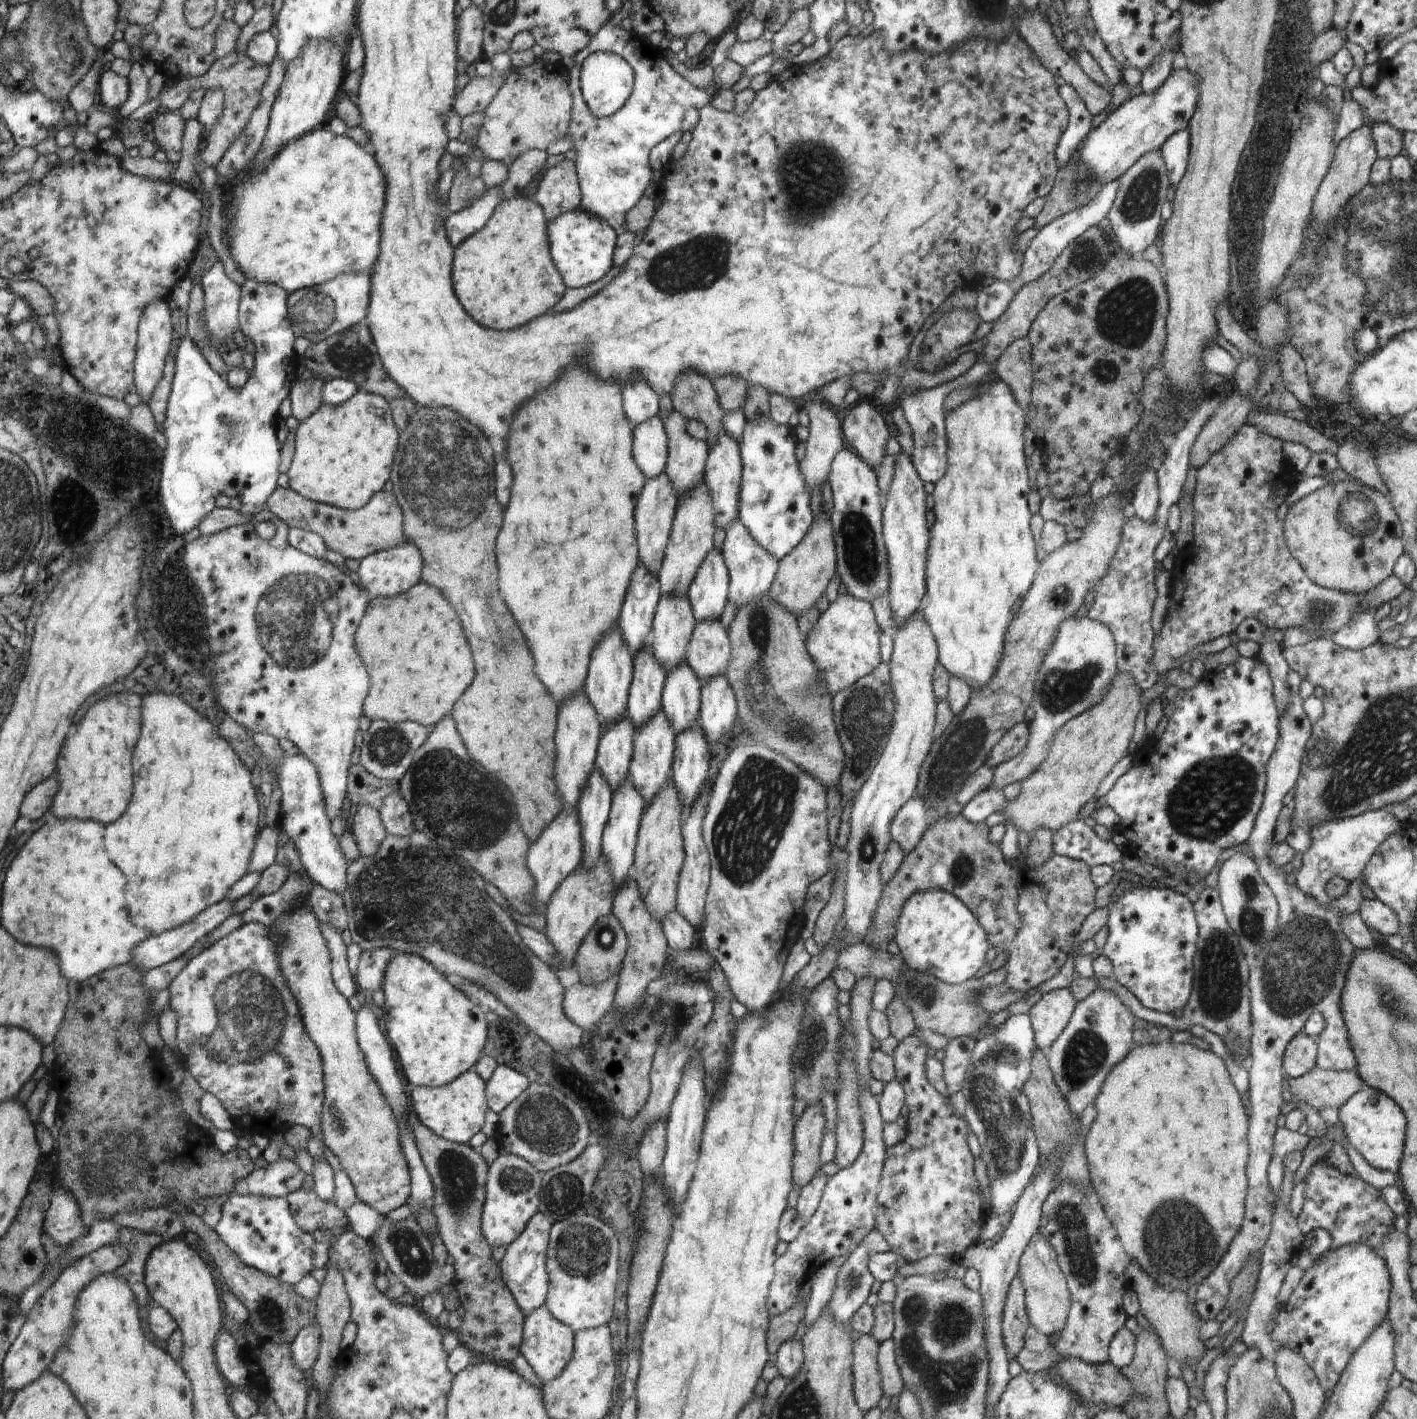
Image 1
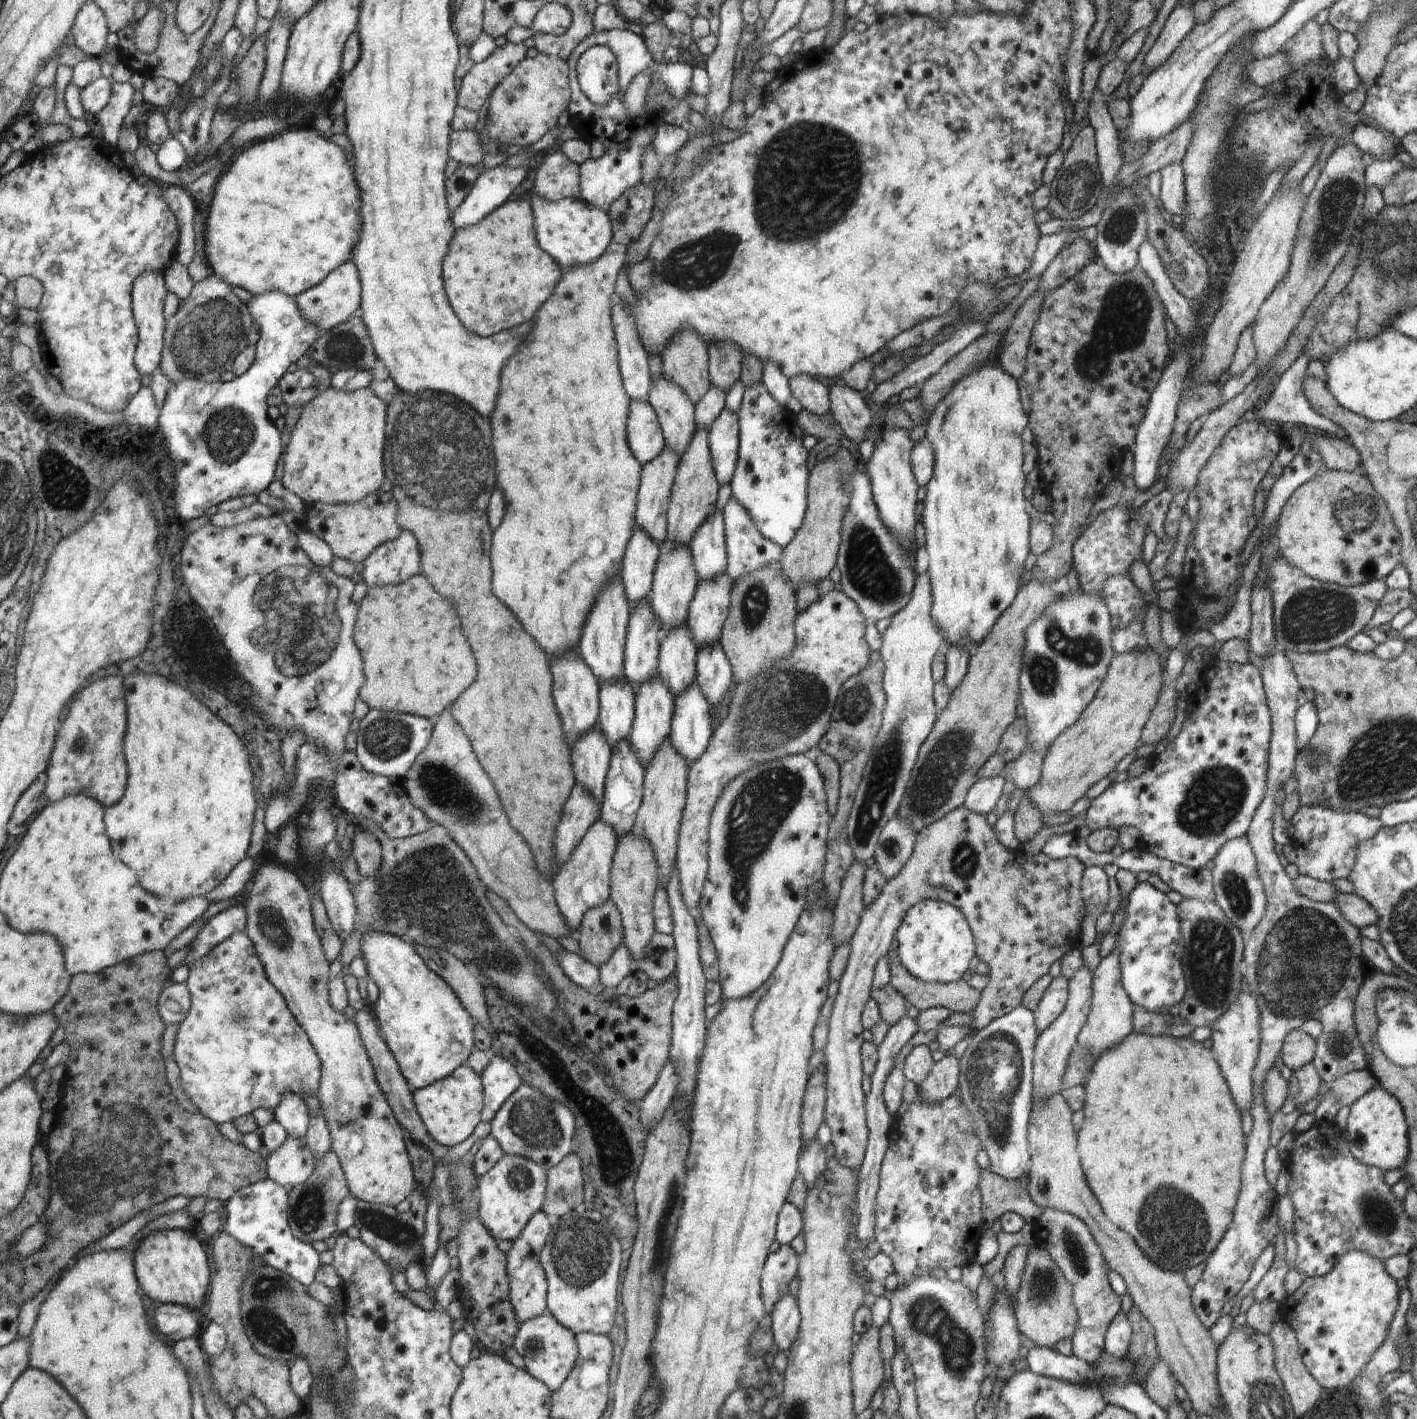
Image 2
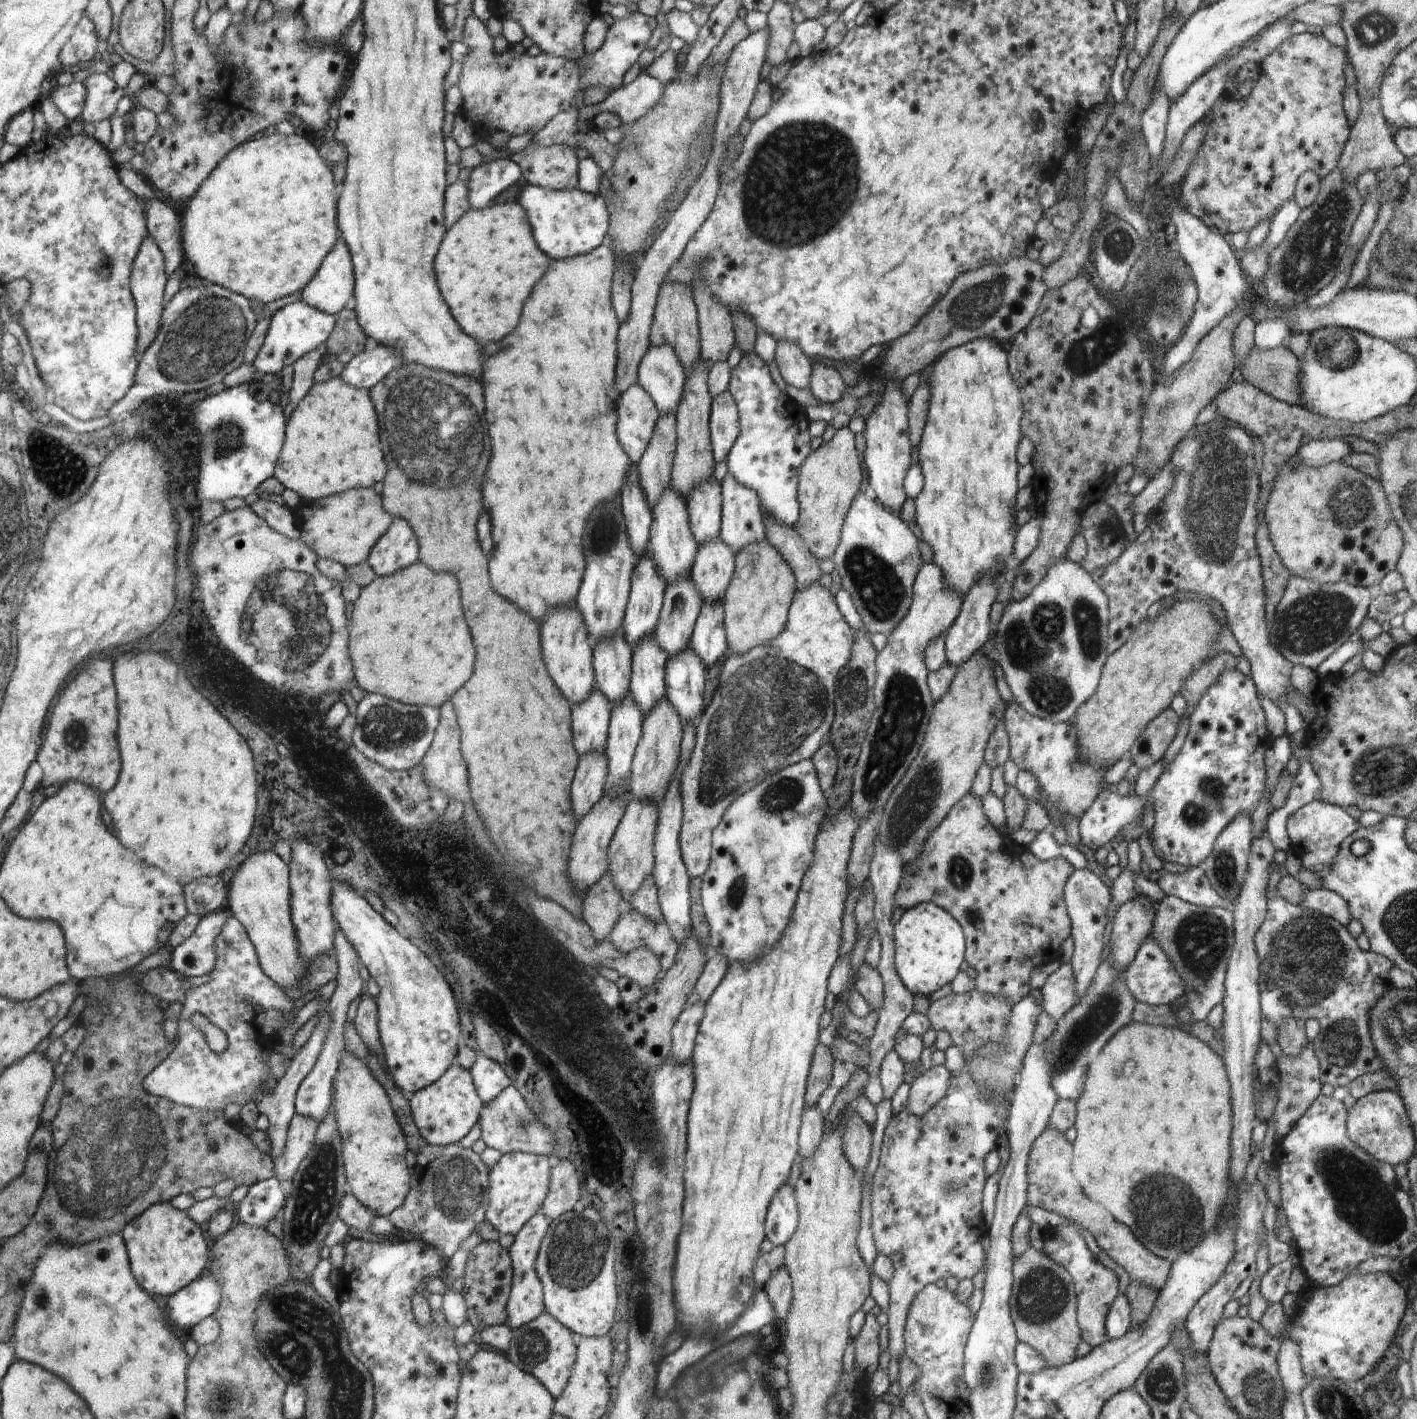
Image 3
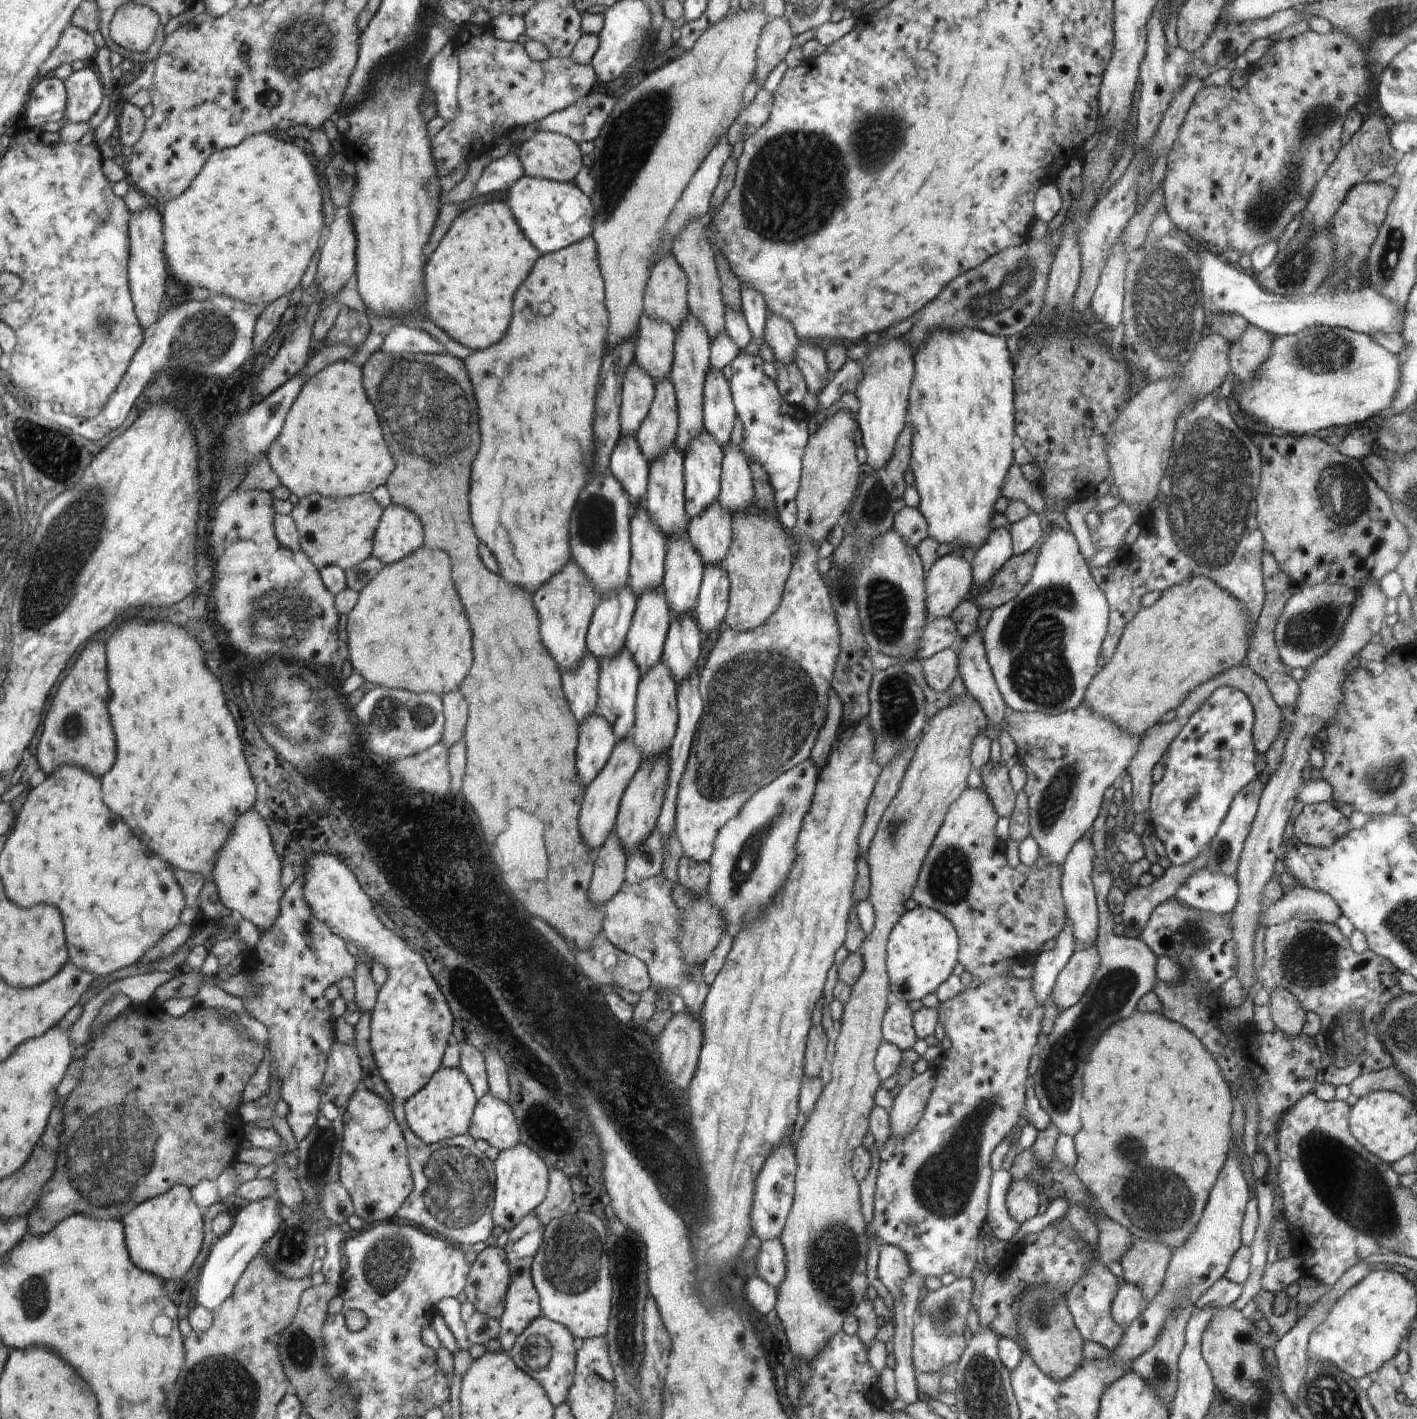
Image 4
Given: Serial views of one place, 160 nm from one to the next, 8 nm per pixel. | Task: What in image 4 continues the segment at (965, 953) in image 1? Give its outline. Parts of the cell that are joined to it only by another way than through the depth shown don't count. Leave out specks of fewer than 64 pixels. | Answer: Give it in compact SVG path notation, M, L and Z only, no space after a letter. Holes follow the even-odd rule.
M917 905L904 912L887 944L887 972L891 975L895 1000L922 1000L927 994L937 992L959 961L960 943L956 931L951 921L937 910Z

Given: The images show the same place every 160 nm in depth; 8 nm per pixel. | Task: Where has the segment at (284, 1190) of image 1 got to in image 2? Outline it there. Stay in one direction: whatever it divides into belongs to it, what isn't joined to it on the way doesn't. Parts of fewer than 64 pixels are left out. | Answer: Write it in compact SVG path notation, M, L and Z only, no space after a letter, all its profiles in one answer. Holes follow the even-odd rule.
M290 1135L265 1161L267 1178L281 1184L286 1190L303 1183L312 1174L316 1163L305 1136L298 1138Z

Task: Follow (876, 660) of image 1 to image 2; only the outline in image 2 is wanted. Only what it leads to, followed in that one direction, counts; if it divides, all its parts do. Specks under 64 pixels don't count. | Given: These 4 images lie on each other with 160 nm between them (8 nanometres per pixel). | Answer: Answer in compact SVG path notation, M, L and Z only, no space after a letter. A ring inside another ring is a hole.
M836 589L824 594L816 602L807 606L807 609L798 614L798 618L795 620L795 635L797 641L795 642L794 651L787 657L778 659L767 672L760 673L758 676L750 677L745 681L736 683L734 693L728 705L728 714L724 716L724 720L718 724L716 730L712 733L711 742L708 743L706 751L704 751L696 760L690 761L690 770L688 771L688 794L686 798L686 807L683 810L683 823L680 824L679 828L679 842L678 842L678 854L675 858L675 864L678 866L678 874L680 879L681 893L684 902L689 908L694 911L696 906L699 904L699 900L702 898L703 886L707 880L708 872L708 839L709 839L709 822L713 813L713 808L716 806L720 795L723 790L728 787L737 777L751 770L751 768L757 764L773 761L776 759L782 759L788 755L799 755L800 753L806 755L813 755L819 746L820 739L826 734L829 729L830 716L832 711L835 709L835 703L837 702L838 693L842 683L851 676L854 676L857 672L860 672L869 661L870 653L872 652L870 645L866 639L866 617L860 612L859 605L855 603L841 590Z

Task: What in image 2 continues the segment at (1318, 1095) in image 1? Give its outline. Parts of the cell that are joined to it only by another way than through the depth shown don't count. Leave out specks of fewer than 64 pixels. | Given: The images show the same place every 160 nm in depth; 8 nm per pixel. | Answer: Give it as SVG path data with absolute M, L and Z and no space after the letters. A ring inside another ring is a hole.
M1364 1069L1363 1071L1350 1071L1348 1072L1348 1074L1344 1074L1339 1079L1336 1079L1334 1082L1332 1082L1332 1084L1324 1085L1319 1099L1321 1099L1322 1094L1327 1094L1329 1091L1331 1091L1334 1096L1338 1099L1340 1106L1351 1106L1351 1104L1353 1102L1356 1102L1356 1100L1358 1100L1362 1095L1365 1095L1369 1090L1376 1088L1377 1084L1377 1080L1370 1074L1370 1071L1366 1069Z

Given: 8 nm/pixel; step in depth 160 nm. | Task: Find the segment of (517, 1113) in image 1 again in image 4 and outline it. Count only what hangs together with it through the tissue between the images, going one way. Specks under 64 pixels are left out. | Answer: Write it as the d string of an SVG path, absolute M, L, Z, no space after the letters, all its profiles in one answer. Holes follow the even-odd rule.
M490 1093L478 1098L469 1133L472 1138L482 1138L499 1151L520 1143L519 1128L511 1106L490 1096Z

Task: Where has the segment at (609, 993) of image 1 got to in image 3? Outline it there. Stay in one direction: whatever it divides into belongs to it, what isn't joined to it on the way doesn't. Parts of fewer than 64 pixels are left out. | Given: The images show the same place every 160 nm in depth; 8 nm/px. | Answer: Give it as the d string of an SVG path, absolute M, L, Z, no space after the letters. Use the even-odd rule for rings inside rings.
M623 907L622 914L616 920L614 930L611 932L609 939L613 945L621 952L627 953L634 951L638 947L648 947L659 958L662 973L670 970L678 957L678 944L676 936L673 935L667 920L663 917L661 919L651 919L642 913L639 913L635 908L628 909Z

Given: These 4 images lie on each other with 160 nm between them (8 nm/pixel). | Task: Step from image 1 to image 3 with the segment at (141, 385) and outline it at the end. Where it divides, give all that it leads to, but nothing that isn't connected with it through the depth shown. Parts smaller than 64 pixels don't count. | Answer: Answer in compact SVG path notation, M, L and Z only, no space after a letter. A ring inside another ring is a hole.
M148 237L143 242L131 276L132 290L139 307L140 356L143 356L159 335L163 323L163 316L167 310L167 306L164 302L166 302L166 286L168 286L168 280L170 280L170 278L168 278L169 275L167 271L167 256L164 254L163 248L154 237Z

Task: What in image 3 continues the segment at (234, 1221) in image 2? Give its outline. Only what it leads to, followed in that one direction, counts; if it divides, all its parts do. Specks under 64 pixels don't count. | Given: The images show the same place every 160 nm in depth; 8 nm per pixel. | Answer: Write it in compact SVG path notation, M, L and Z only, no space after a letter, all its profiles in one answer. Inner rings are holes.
M278 1177L262 1179L245 1189L245 1198L233 1207L238 1222L266 1229L266 1223L285 1206L287 1199Z

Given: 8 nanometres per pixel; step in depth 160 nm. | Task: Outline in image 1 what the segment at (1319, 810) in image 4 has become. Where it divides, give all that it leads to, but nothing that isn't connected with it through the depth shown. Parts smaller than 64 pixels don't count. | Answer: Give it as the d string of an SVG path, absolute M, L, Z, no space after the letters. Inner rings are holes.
M1382 807L1382 809L1368 809L1355 817L1314 823L1310 828L1306 827L1311 843L1302 853L1302 865L1296 876L1296 886L1321 903L1329 903L1331 899L1325 891L1326 883L1336 875L1349 883L1360 877L1378 845L1391 837L1400 825L1399 820L1390 813L1390 808Z

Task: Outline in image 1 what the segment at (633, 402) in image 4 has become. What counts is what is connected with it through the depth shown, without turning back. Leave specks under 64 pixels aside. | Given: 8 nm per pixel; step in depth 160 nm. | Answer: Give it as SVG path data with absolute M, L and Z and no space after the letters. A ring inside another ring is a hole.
M659 415L651 416L634 427L634 457L647 478L666 471L670 441Z

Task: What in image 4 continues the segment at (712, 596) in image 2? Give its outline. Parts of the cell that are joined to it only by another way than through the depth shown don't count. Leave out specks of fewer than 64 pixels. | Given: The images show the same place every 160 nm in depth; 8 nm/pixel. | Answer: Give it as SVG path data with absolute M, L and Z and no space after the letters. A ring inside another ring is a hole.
M716 500L711 502L709 507L702 510L700 514L690 519L685 532L703 557L704 564L721 566L721 562L727 555L731 540L734 538L734 516Z

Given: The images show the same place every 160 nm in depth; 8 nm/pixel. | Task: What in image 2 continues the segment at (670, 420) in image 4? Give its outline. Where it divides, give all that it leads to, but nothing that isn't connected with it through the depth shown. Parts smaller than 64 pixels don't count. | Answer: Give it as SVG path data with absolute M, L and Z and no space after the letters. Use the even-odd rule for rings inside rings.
M668 446L655 459L643 465L644 480L639 480L638 506L635 507L635 522L659 544L667 538L667 508L670 504L672 484L678 470L679 456Z

